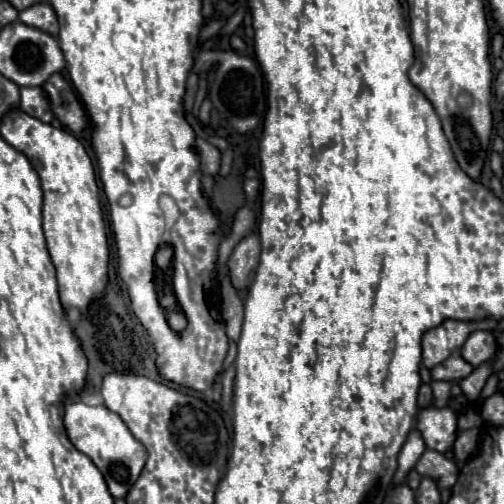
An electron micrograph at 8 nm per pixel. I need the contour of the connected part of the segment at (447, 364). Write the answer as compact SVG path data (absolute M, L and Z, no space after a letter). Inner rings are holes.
M451 356L451 358L447 358L443 364L435 366L435 368L431 370L431 376L433 376L433 380L457 382L457 380L467 378L473 370L475 370L475 366L469 364L467 360L463 360L461 356Z

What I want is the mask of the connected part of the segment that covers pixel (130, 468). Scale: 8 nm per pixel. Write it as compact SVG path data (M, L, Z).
M67 398L63 420L69 440L75 444L79 452L87 454L95 462L95 466L105 476L105 482L113 498L125 498L145 466L147 460L145 446L139 440L135 440L129 428L123 424L123 420L115 412L107 410L105 406L89 406L81 400Z

